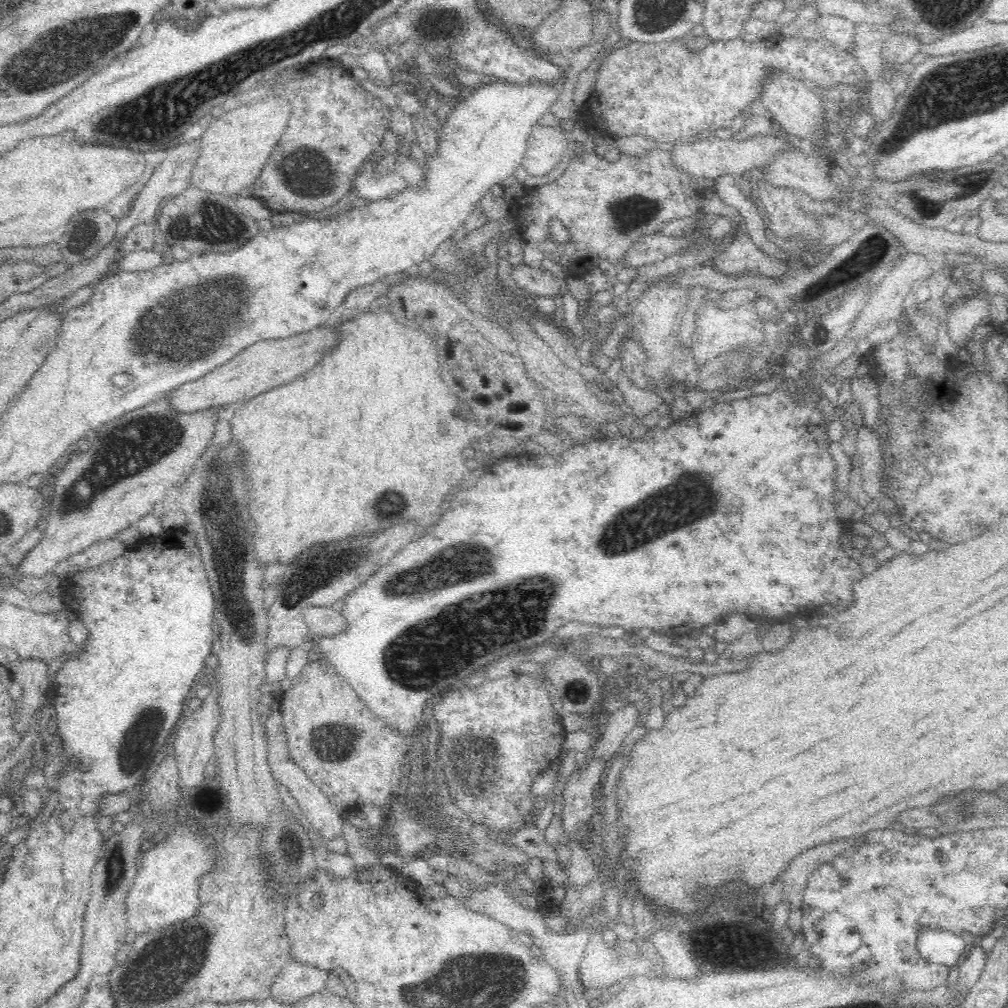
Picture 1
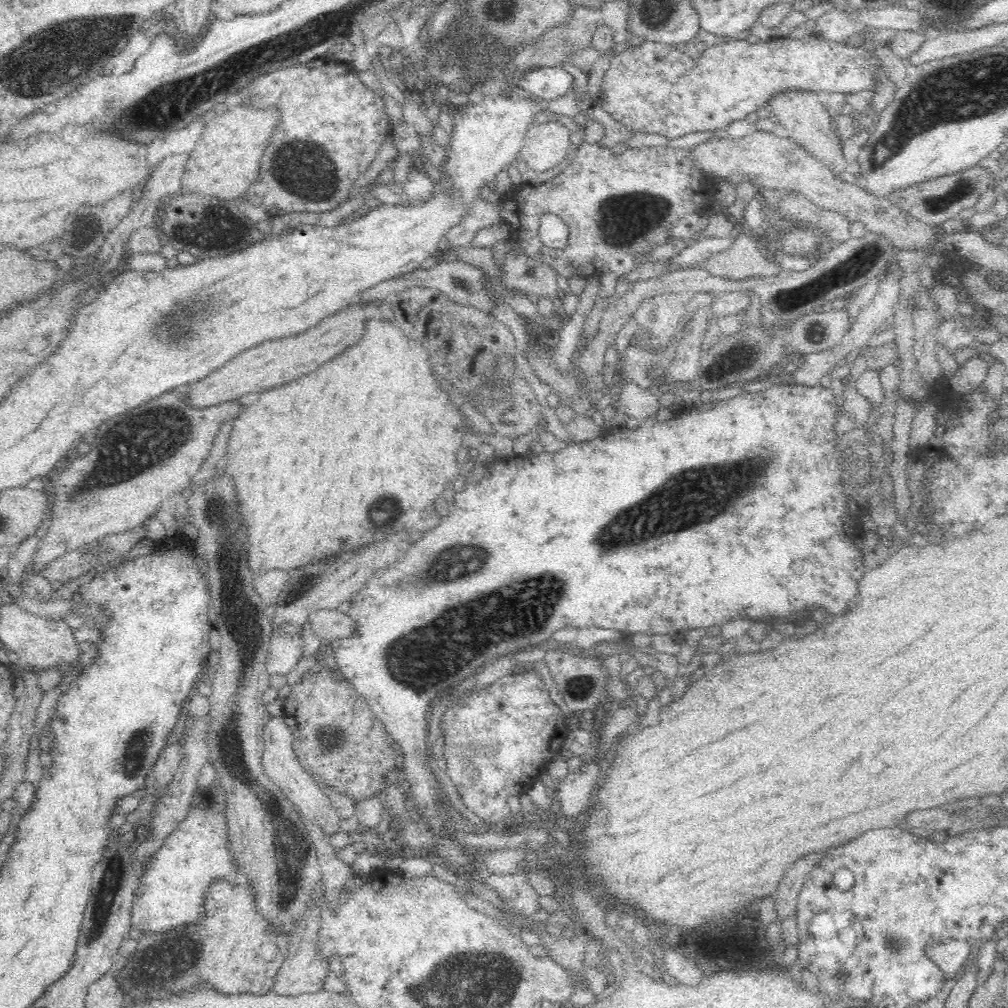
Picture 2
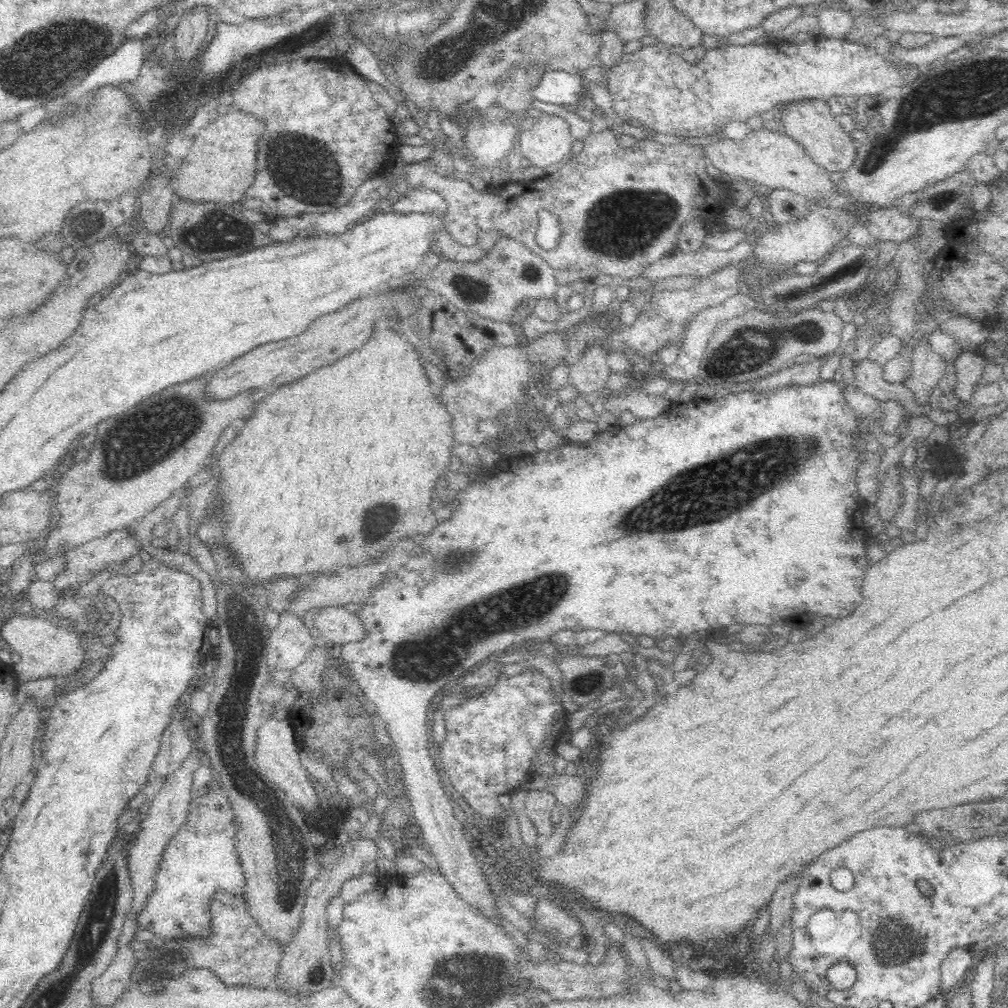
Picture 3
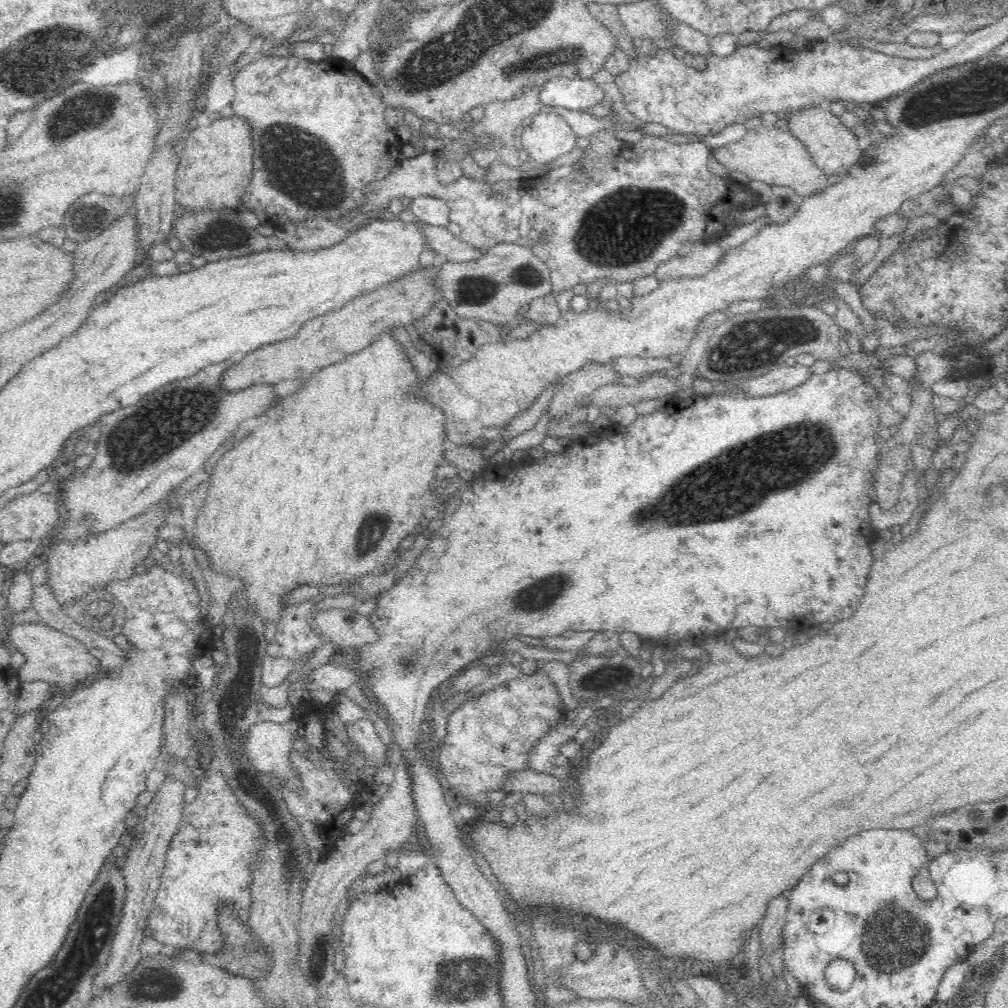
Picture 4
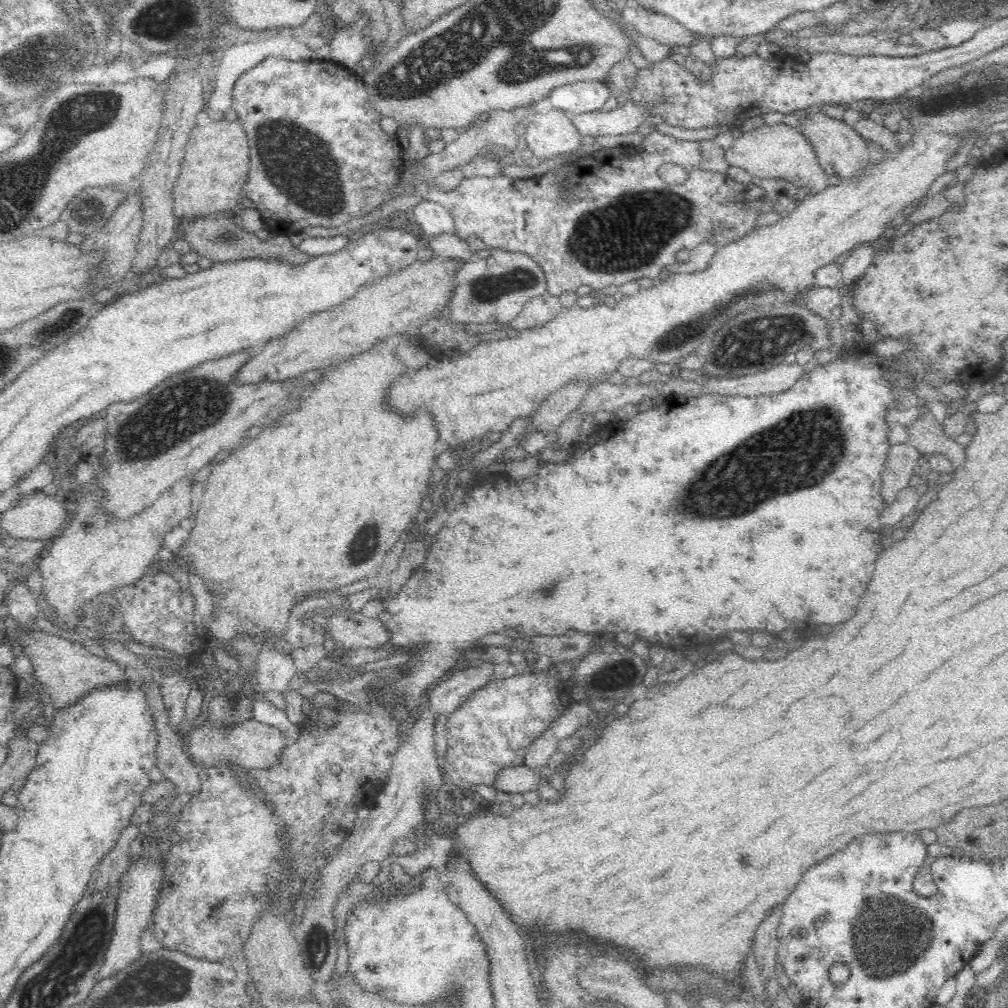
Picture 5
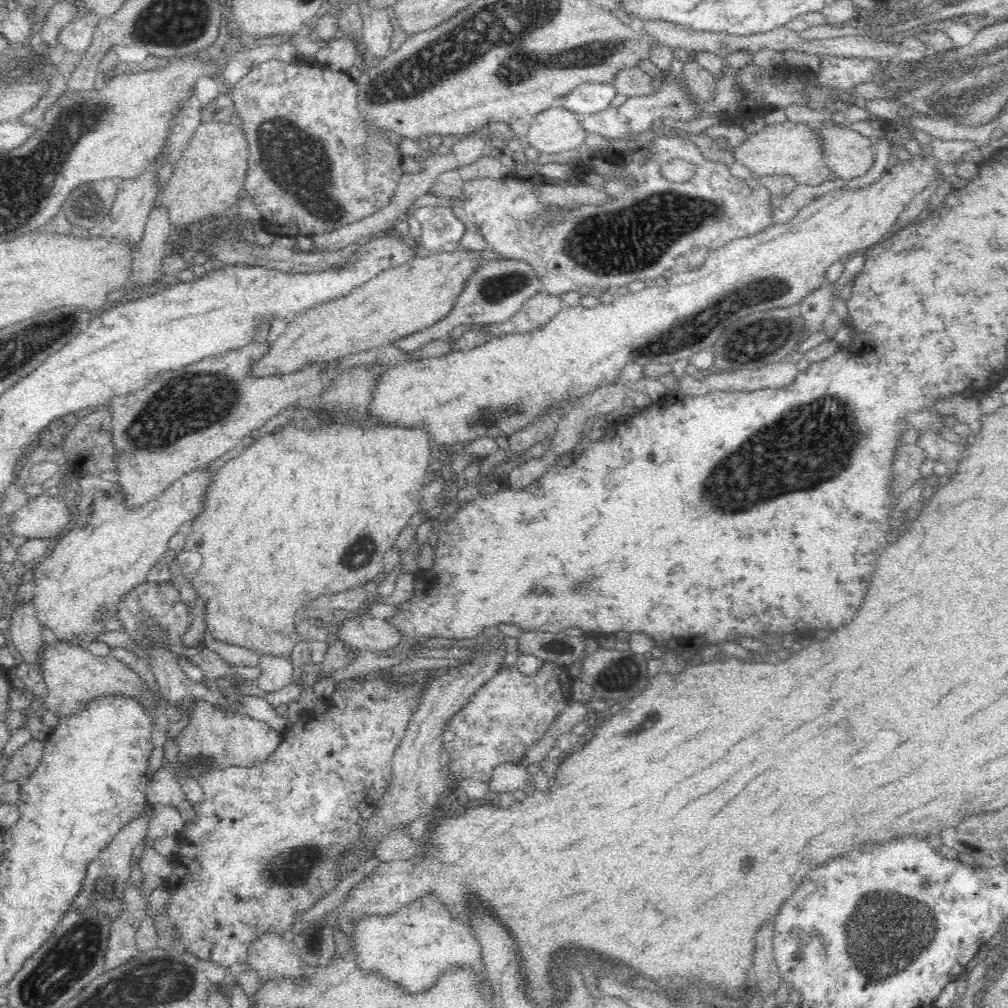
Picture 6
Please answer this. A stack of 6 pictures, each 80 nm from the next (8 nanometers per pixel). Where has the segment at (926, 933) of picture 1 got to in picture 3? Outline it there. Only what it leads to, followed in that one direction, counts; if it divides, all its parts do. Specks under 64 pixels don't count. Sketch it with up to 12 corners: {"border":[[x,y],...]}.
{"border":[[970,947],[950,950],[940,965],[942,994],[948,997],[971,976]]}

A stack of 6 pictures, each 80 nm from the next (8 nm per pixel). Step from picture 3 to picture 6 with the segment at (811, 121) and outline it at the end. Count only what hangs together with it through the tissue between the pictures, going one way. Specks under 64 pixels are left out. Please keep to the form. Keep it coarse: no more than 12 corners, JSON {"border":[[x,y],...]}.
{"border":[[845,123],[814,125],[826,166],[862,176],[875,158],[871,139]]}

